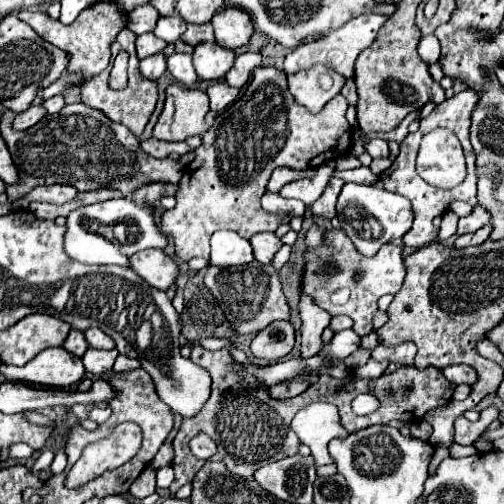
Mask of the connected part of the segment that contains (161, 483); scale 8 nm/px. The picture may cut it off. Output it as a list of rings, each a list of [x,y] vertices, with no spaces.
[[[172,466],[163,467],[156,472],[156,485],[159,488],[169,488],[174,480],[174,470]]]

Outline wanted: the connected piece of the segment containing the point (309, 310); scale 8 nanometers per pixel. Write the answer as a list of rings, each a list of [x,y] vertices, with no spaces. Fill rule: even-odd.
[[[301,296],[299,300],[299,310],[301,310],[301,320],[303,320],[303,330],[301,330],[301,358],[311,358],[315,356],[321,346],[321,334],[329,326],[331,316],[315,306],[315,302],[309,296]]]

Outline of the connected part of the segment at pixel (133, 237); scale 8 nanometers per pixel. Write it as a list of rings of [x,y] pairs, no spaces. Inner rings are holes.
[[[113,198],[105,202],[97,202],[91,206],[81,206],[73,210],[67,216],[65,224],[65,252],[79,262],[85,264],[119,264],[119,266],[129,266],[129,258],[135,252],[147,250],[147,248],[165,248],[167,246],[167,236],[161,234],[161,230],[155,224],[155,208],[145,206],[145,204],[135,204],[131,198]],[[121,224],[125,226],[123,236],[119,234]],[[98,228],[98,230],[89,230]],[[111,230],[111,234],[102,234],[100,231]]]

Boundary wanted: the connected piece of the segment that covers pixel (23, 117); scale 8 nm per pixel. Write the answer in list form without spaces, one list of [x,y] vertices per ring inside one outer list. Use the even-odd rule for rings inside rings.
[[[33,104],[33,106],[29,106],[25,112],[21,112],[21,114],[15,116],[13,128],[15,128],[15,130],[27,130],[27,128],[35,126],[45,114],[47,114],[47,110],[45,110],[43,106],[35,106],[35,104]]]

